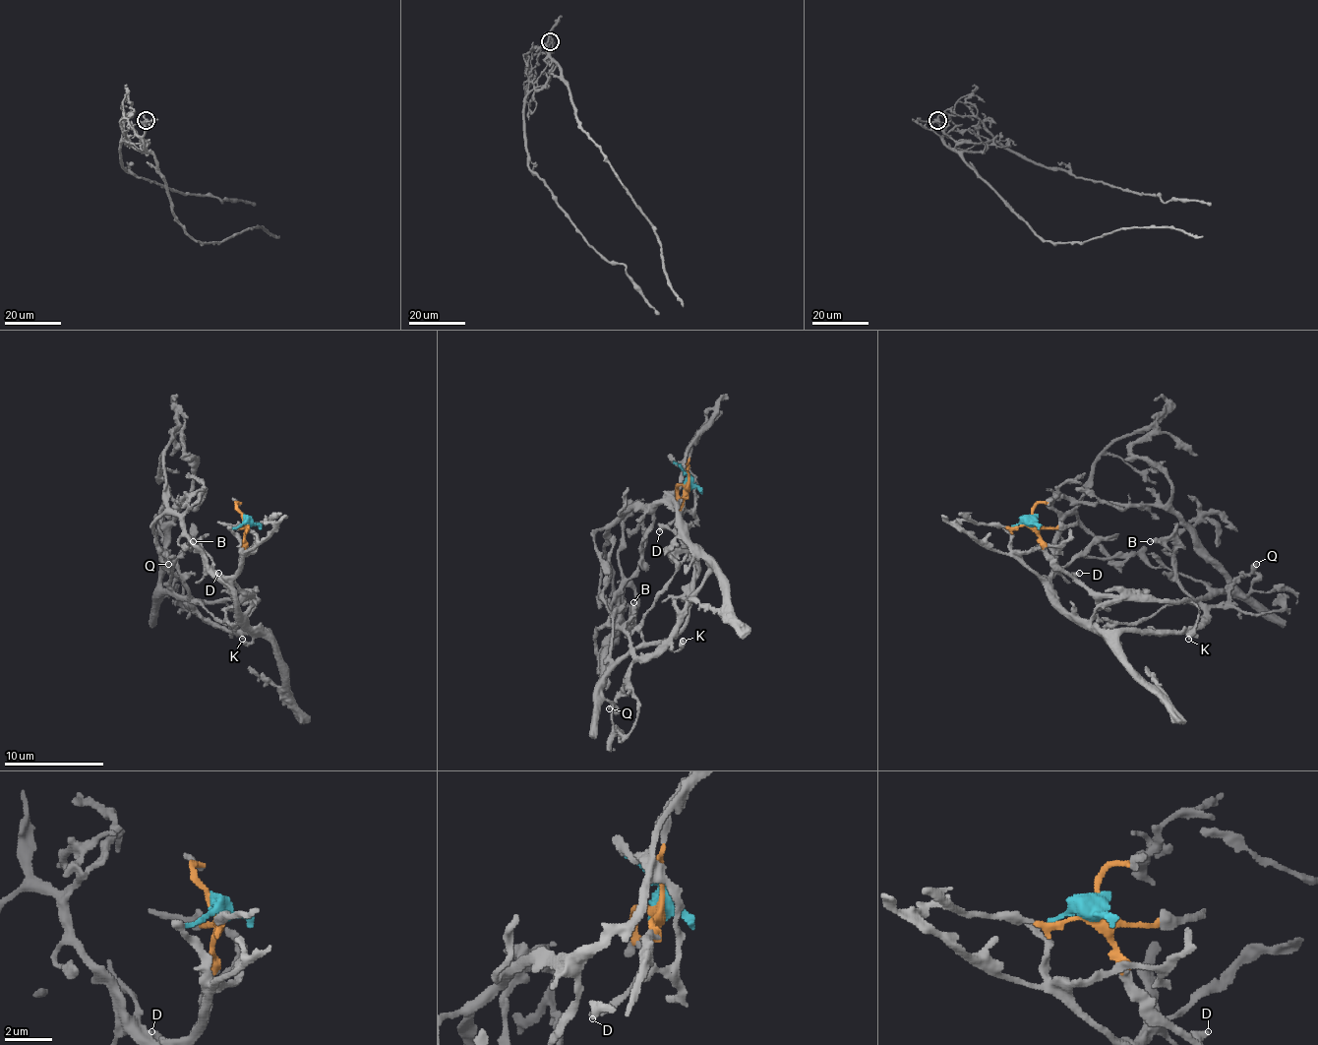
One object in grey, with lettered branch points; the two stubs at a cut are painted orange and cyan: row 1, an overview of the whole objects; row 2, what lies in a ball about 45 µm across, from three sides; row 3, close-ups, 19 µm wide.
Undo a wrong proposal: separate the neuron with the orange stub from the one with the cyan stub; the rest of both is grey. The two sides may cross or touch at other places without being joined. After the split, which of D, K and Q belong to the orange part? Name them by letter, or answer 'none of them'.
D, K

